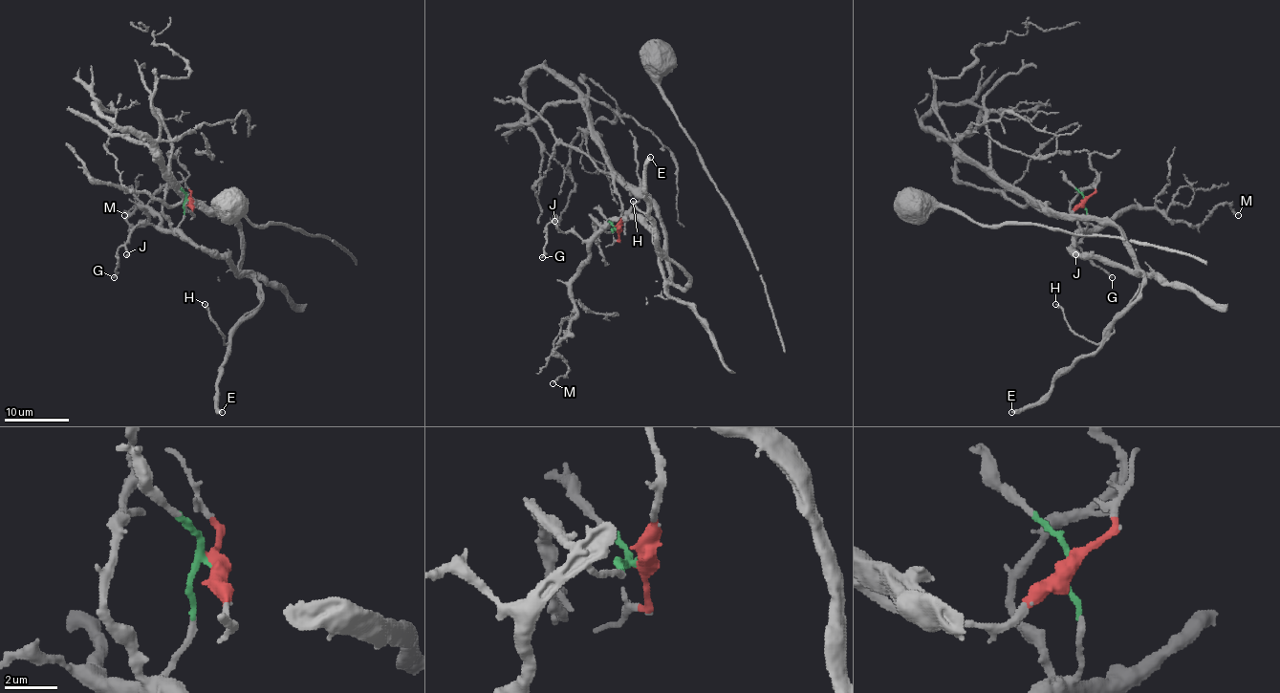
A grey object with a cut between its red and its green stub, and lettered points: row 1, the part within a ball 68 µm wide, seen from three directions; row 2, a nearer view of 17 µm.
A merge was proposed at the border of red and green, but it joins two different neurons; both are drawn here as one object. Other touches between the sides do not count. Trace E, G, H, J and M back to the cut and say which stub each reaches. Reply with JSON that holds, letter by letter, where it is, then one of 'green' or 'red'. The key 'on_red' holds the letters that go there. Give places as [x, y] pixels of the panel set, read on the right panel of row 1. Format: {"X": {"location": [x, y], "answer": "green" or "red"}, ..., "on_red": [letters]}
{"E": {"location": [1011, 412], "answer": "green"}, "G": {"location": [1112, 277], "answer": "green"}, "H": {"location": [1055, 304], "answer": "green"}, "J": {"location": [1075, 254], "answer": "green"}, "M": {"location": [1238, 215], "answer": "green"}, "on_red": []}

